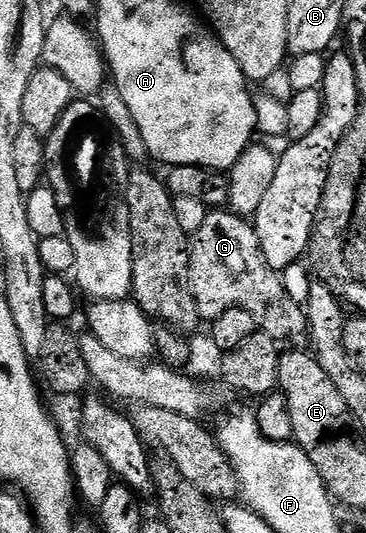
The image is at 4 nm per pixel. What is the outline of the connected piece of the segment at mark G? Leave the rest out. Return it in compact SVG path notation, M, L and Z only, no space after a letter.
M213 209L199 230L189 237L191 290L201 321L213 322L230 309L246 309L259 331L277 342L305 339L308 315L286 292L283 277L269 267L255 227L230 210Z

